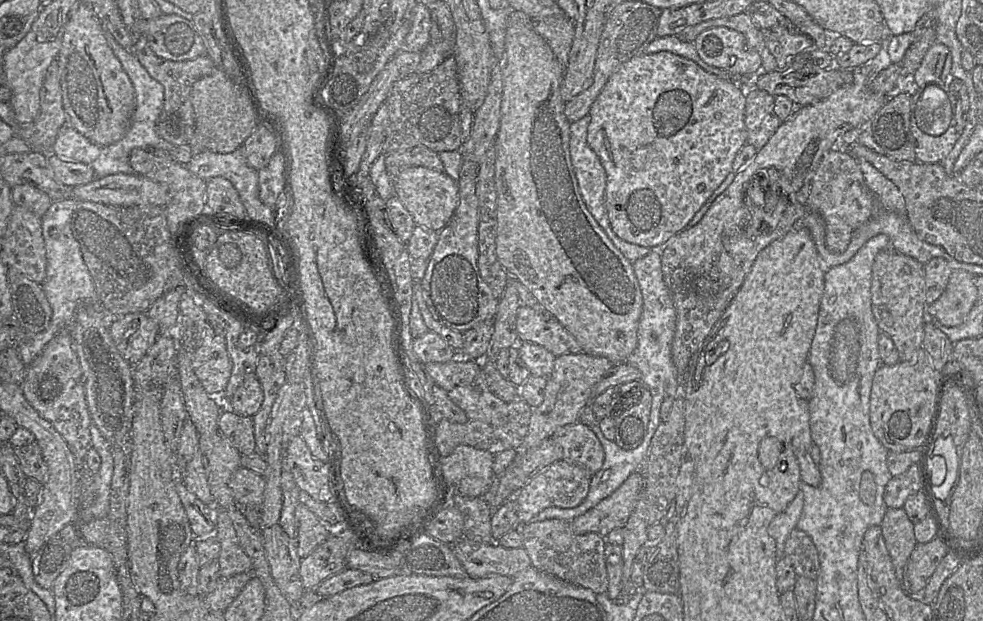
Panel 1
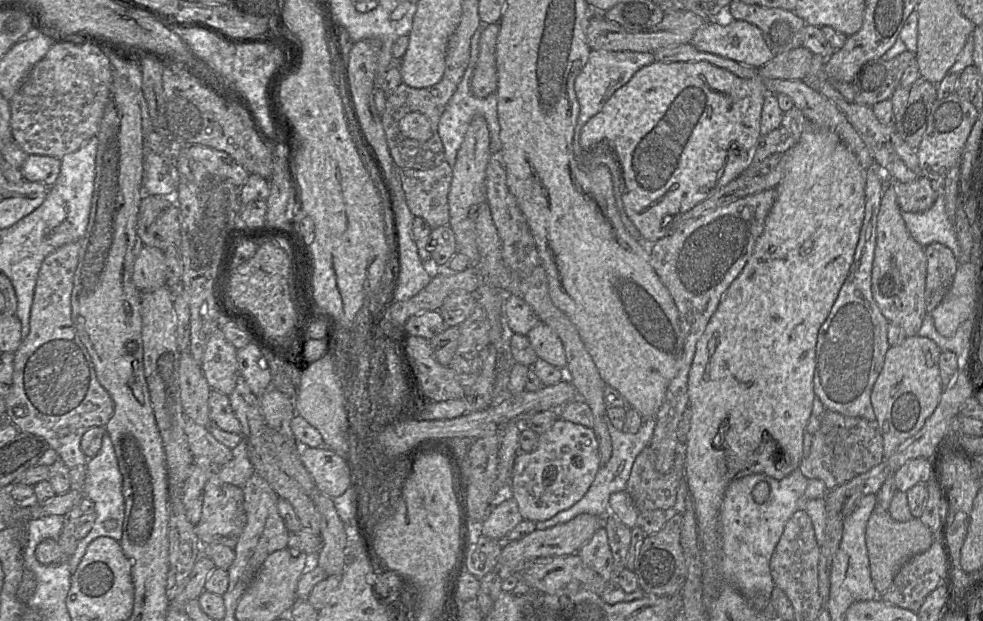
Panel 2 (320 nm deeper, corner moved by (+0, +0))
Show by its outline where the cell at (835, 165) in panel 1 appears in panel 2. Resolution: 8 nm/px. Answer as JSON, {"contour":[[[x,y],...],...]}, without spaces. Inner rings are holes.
{"contour":[[[921,176],[911,182],[894,181],[893,188],[902,212],[924,212],[937,198],[927,176]]]}

